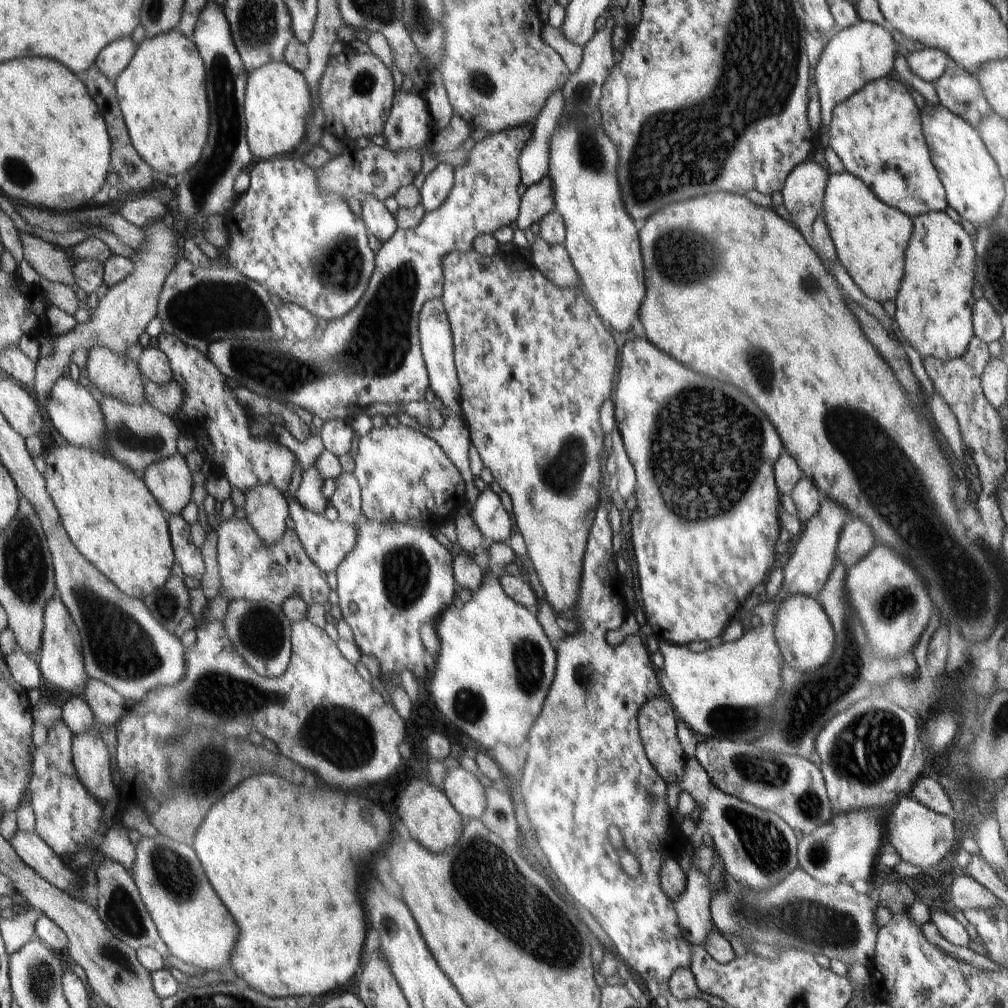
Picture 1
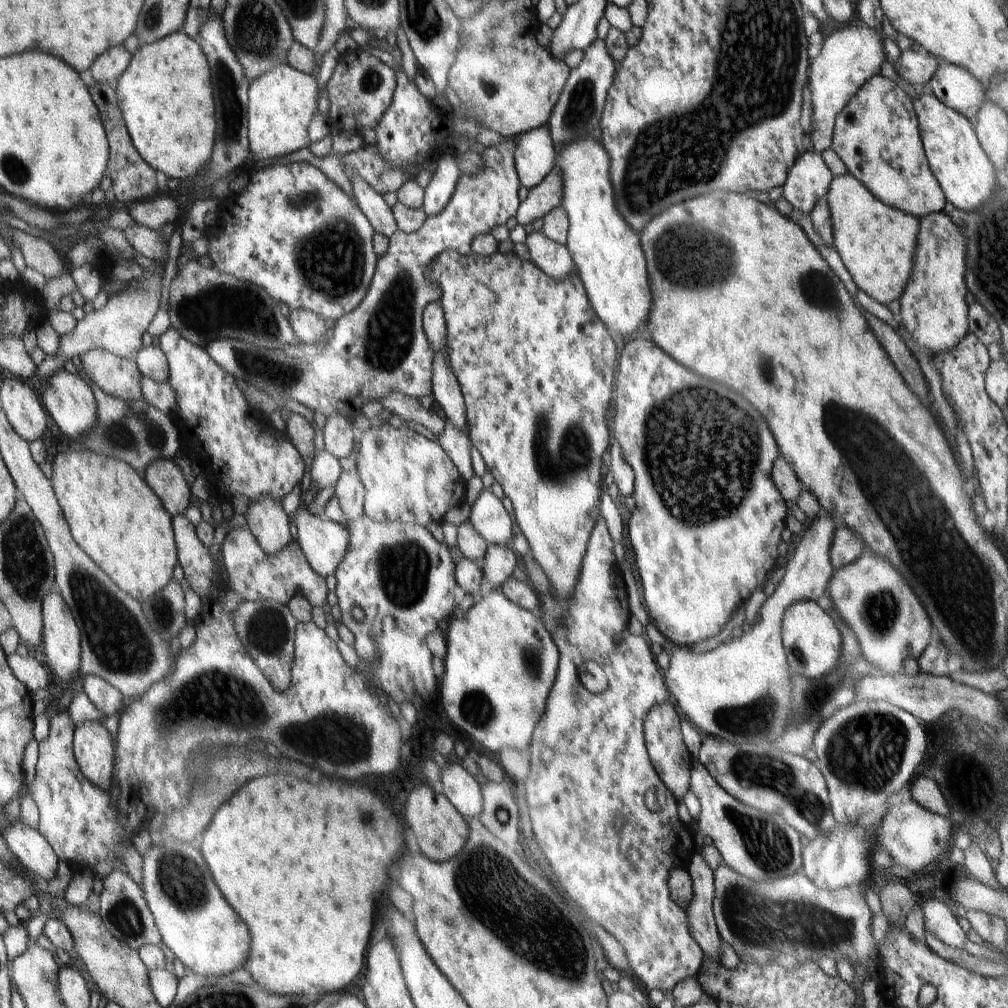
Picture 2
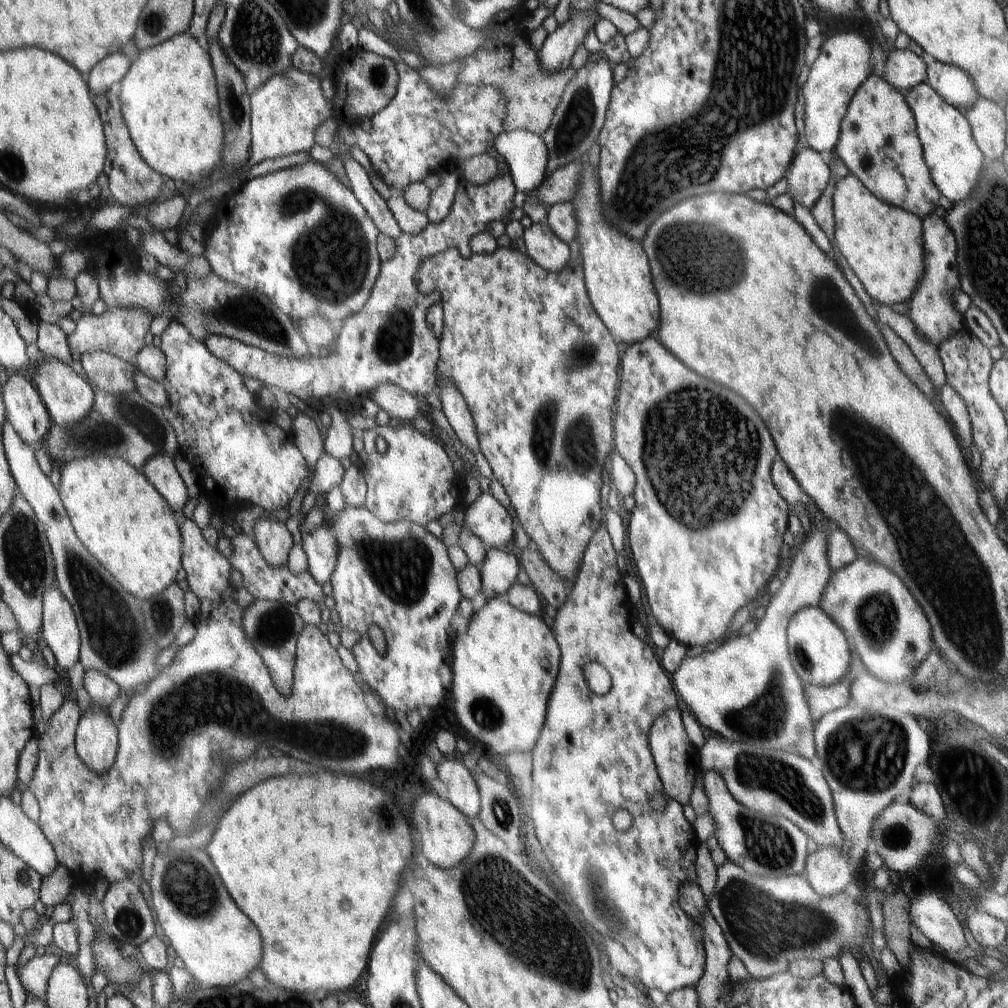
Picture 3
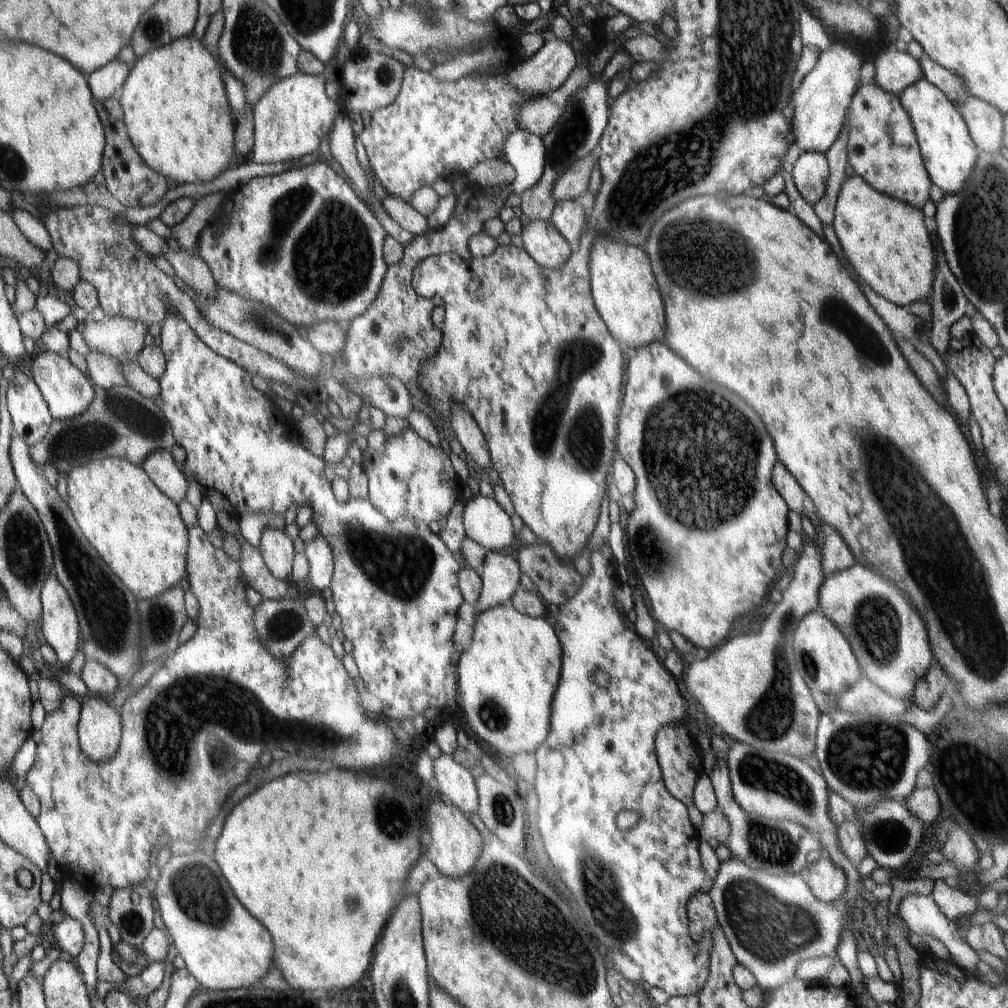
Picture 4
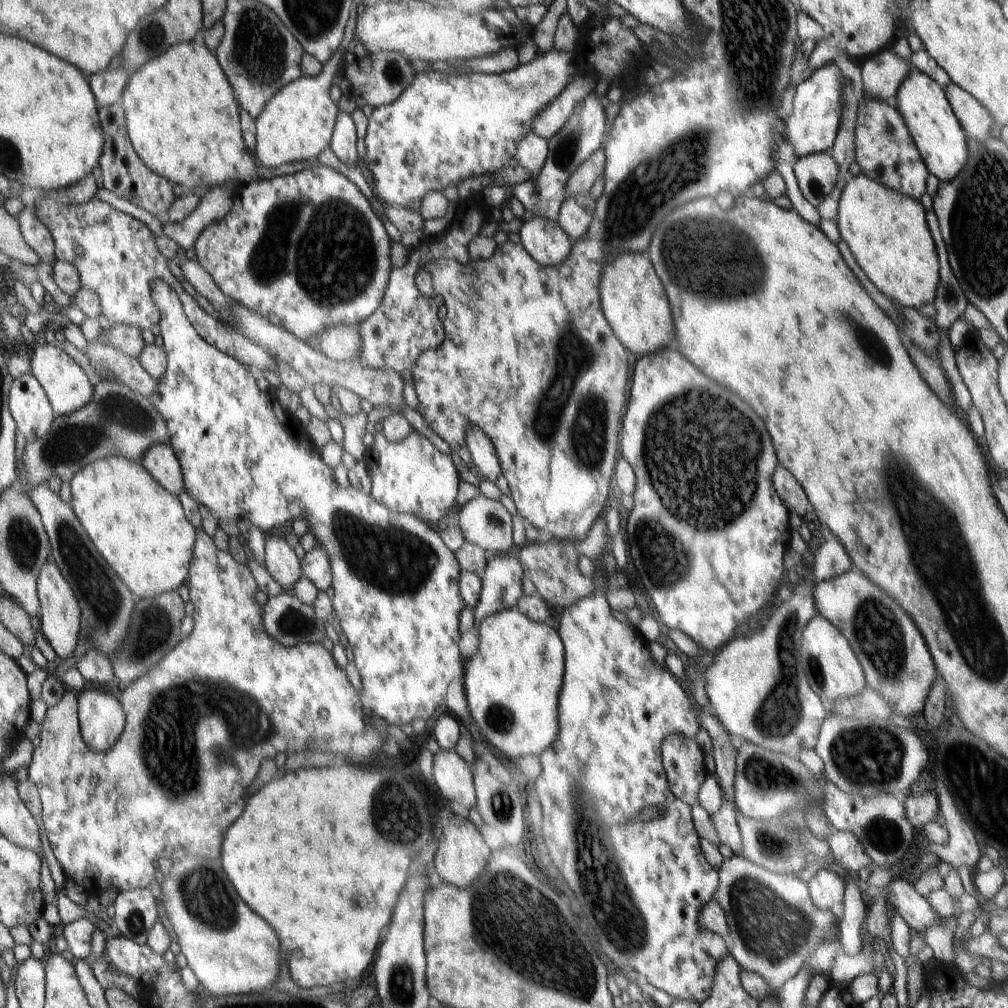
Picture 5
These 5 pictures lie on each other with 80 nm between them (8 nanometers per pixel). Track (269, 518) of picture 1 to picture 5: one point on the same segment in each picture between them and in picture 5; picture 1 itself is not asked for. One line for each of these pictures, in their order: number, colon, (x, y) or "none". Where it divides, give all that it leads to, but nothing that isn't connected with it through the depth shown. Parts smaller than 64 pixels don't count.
2: (267, 521)
3: (274, 541)
4: (276, 547)
5: (280, 561)

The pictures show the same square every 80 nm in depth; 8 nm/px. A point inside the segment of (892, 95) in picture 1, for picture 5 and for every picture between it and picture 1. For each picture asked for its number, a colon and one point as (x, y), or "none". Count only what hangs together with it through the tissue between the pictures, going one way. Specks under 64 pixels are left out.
2: (877, 136)
3: (878, 142)
4: (882, 147)
5: (886, 153)

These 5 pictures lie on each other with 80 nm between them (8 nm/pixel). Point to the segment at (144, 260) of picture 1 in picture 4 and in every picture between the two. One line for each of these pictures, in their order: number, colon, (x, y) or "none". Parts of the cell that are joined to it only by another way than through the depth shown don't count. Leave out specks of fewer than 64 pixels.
2: (118, 327)
3: (120, 332)
4: (123, 339)

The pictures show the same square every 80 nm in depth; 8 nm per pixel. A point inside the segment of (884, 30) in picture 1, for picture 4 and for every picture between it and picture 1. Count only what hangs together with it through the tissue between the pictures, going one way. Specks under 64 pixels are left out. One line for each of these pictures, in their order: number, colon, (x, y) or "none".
2: (849, 57)
3: (843, 64)
4: (820, 104)

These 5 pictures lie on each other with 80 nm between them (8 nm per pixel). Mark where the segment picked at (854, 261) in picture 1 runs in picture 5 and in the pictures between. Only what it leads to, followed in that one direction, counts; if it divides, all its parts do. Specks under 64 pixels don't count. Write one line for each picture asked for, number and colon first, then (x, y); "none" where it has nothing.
2: (877, 243)
3: (883, 244)
4: (887, 242)
5: (888, 234)

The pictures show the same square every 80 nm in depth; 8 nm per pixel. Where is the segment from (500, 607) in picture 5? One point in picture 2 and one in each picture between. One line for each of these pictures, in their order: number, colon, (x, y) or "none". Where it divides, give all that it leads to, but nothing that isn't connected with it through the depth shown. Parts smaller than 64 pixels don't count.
2: (499, 562)
3: (498, 573)
4: (500, 578)

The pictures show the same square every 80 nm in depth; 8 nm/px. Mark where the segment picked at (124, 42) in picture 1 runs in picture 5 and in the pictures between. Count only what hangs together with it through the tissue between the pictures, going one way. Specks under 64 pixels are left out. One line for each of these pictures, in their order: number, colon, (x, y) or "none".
2: (108, 68)
3: (109, 72)
4: (104, 82)
5: (108, 86)

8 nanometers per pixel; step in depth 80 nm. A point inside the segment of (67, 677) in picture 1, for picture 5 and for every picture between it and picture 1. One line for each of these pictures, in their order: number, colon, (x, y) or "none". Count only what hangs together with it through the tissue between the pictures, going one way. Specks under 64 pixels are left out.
2: (62, 642)
3: (60, 630)
4: (60, 625)
5: (60, 615)

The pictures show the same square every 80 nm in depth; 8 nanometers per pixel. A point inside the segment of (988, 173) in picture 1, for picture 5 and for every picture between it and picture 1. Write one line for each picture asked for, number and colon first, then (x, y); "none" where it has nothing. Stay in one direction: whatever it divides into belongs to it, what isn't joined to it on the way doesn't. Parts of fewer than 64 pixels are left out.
2: (967, 177)
3: (954, 161)
4: (948, 152)
5: (942, 143)

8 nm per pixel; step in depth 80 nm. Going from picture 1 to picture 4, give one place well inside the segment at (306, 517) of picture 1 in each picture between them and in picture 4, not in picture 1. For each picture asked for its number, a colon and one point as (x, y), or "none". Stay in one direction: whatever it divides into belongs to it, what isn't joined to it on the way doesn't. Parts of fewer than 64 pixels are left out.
2: (324, 543)
3: (321, 548)
4: (319, 555)

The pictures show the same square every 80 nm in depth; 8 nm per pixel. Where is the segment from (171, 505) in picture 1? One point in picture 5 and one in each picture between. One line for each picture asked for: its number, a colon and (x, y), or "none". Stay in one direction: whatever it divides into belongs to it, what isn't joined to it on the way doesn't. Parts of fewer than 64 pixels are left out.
2: (166, 479)
3: (160, 471)
4: (159, 465)
5: (160, 461)

